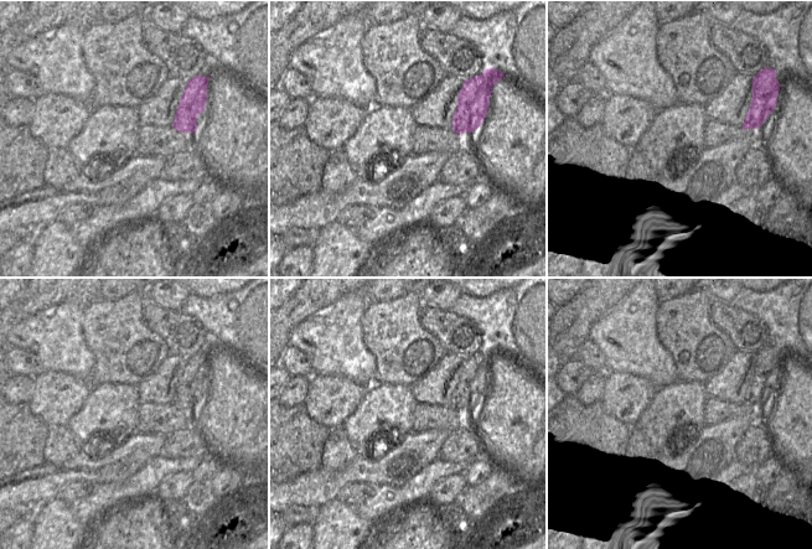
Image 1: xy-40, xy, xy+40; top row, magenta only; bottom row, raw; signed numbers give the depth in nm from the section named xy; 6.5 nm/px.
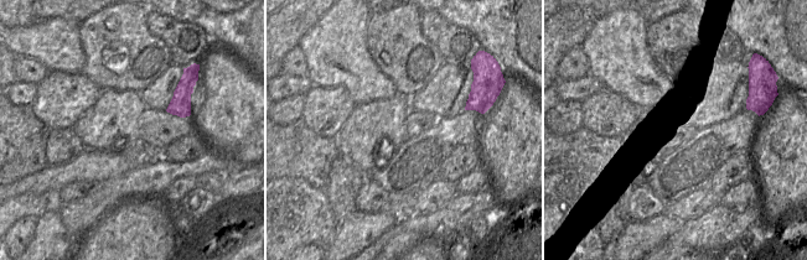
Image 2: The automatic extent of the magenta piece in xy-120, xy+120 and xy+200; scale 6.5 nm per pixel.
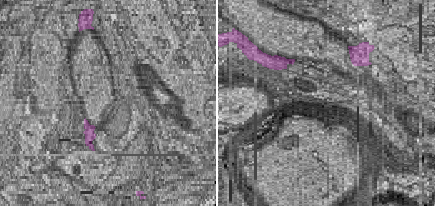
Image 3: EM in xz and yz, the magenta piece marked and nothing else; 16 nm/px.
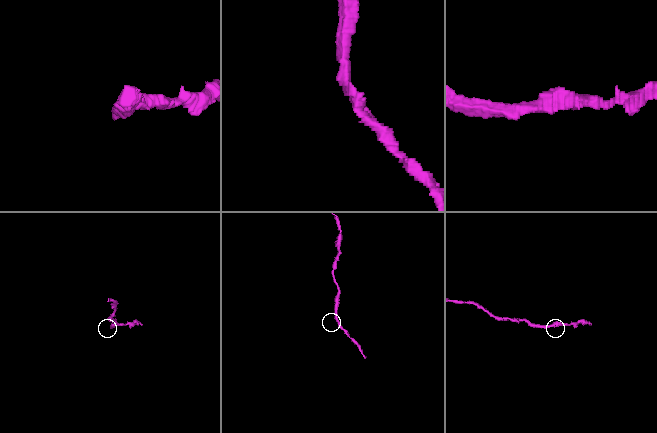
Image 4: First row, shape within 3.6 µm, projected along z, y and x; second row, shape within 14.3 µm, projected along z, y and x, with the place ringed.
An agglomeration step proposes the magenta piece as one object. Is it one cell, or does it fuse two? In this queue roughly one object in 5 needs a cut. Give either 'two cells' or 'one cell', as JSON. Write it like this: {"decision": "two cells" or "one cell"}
{"decision": "one cell"}

